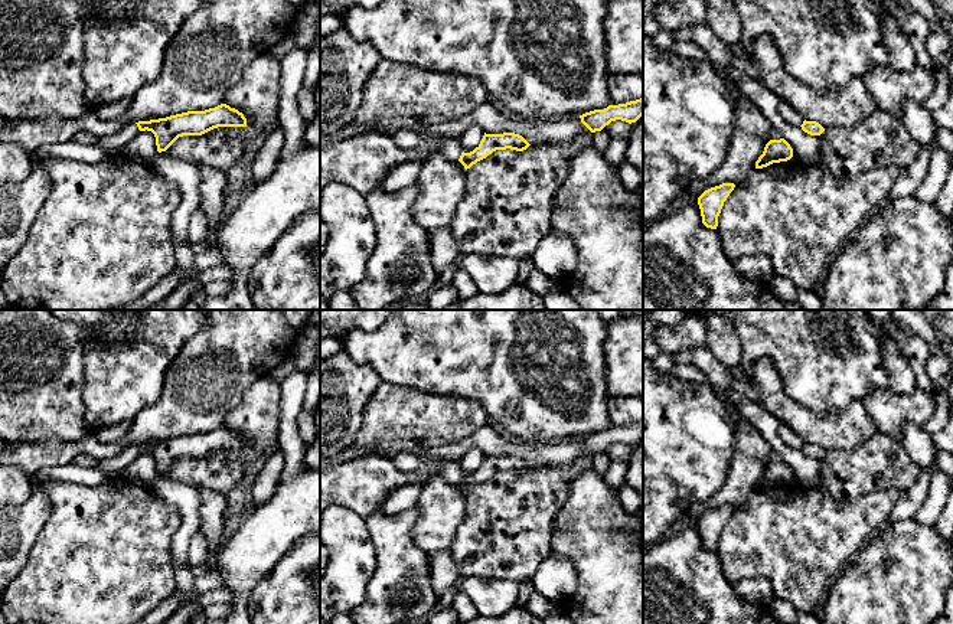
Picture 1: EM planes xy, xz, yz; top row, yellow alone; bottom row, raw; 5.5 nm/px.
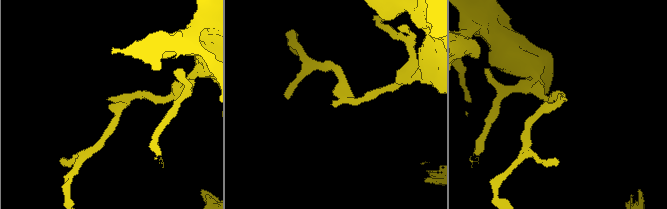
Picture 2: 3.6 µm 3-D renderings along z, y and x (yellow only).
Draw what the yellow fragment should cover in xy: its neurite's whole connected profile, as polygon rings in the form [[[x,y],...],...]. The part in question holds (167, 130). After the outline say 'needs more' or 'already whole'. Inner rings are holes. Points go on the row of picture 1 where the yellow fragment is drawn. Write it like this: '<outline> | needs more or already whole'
[[[221,104],[205,111],[187,111],[166,118],[127,124],[121,131],[99,137],[97,144],[108,154],[123,153],[127,144],[140,133],[151,131],[156,137],[157,151],[166,151],[179,137],[202,135],[218,127],[247,127],[242,112]]] | needs more

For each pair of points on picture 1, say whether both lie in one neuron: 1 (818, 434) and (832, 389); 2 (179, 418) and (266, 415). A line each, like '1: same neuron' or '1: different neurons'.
1: different neurons
2: different neurons

